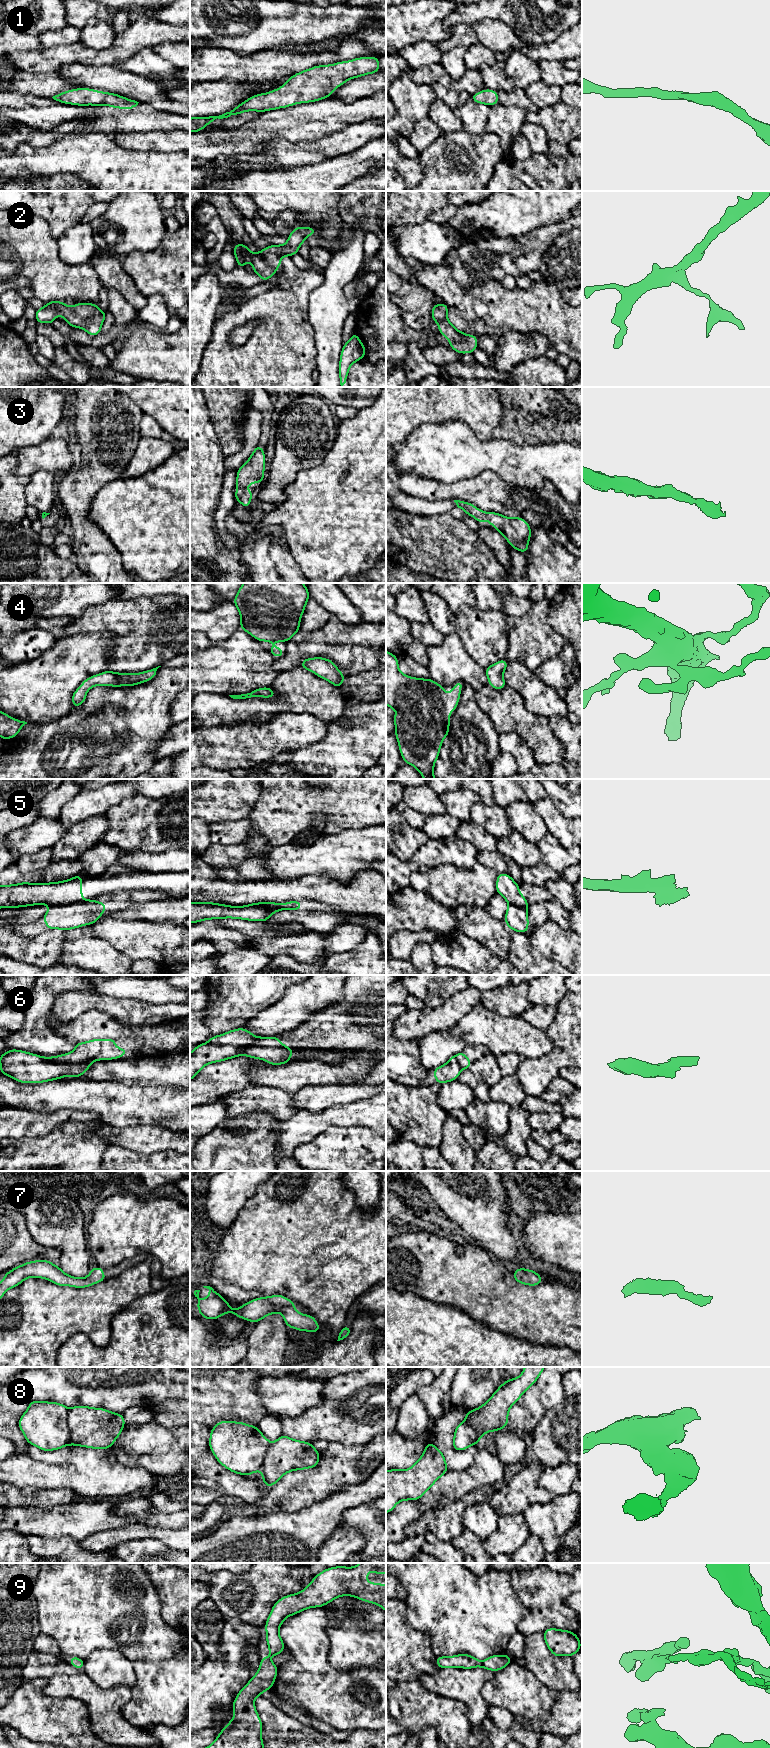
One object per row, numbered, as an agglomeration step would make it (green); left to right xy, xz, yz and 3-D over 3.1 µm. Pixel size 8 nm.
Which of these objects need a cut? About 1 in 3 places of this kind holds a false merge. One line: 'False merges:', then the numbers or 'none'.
False merges: 5, 6, 8

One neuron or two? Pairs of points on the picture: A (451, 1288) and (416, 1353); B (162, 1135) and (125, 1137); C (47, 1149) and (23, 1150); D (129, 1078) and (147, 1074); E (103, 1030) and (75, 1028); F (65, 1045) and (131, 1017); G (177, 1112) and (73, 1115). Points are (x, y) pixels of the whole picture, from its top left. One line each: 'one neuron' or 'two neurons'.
A: two neurons
B: one neuron
C: one neuron
D: one neuron
E: one neuron
F: two neurons
G: two neurons

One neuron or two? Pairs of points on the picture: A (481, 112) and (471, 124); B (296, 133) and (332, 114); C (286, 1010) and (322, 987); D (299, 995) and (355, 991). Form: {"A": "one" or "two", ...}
{"A": "one", "B": "one", "C": "one", "D": "two"}

